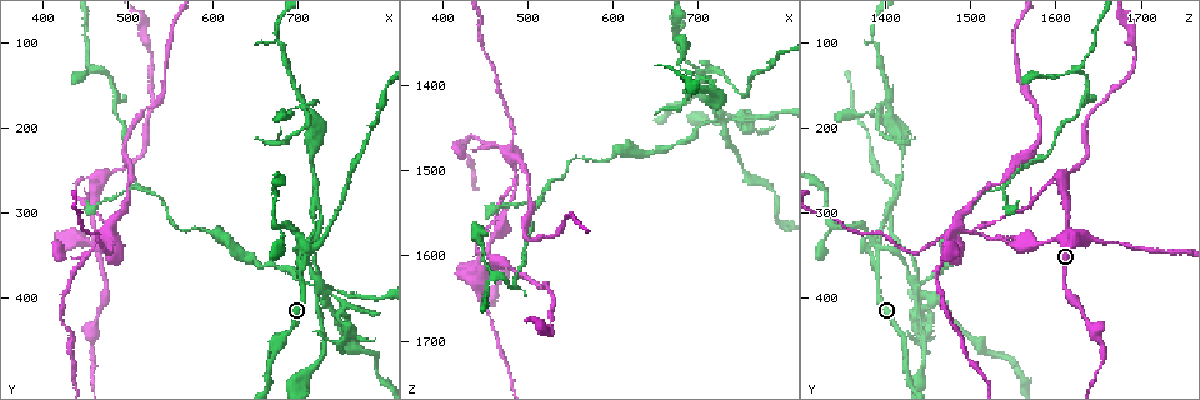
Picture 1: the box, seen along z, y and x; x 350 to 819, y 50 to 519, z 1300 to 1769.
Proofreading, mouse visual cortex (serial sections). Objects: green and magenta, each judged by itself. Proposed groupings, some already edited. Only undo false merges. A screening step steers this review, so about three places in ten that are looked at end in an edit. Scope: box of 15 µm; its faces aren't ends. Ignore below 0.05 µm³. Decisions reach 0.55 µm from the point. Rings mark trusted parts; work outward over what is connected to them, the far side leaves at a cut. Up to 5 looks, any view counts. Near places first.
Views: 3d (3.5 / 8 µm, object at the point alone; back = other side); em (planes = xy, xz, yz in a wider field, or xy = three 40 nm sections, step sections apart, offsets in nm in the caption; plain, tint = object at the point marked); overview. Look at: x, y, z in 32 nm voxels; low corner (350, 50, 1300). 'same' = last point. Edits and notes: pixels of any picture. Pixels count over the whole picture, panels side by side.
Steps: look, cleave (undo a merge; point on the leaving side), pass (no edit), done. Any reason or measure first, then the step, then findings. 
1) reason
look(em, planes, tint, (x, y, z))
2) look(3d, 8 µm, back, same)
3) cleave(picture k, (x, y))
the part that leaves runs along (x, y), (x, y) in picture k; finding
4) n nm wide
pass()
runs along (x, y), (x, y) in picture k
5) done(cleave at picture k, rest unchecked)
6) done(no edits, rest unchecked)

four arms meet
look(3d, 3.5 µm, (700, 340, 1395))

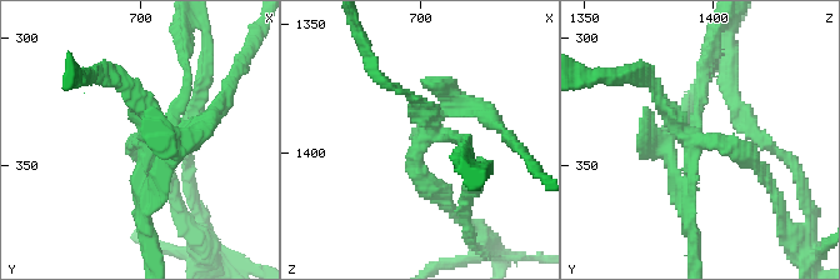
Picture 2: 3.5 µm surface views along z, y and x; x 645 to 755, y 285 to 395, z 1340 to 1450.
4 arms; arms of 100, 150, 200, 250 nm
look(em, xy, step 1, tint, (701, 343, 1393))

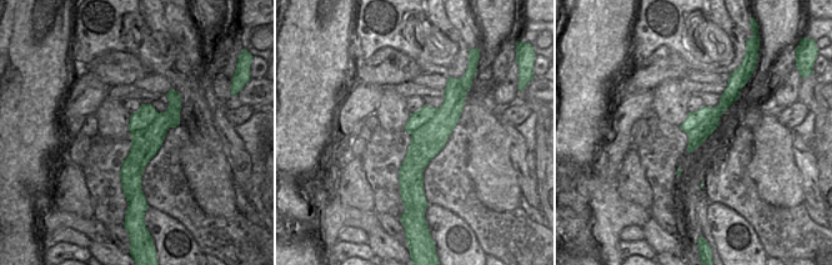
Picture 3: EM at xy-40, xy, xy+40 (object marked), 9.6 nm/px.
cleave(picture 2, (419, 153))
the part that leaves runs along (424, 131), (416, 176), (448, 205) in picture 2; a second cell is stuck on

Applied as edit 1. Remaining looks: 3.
abrupt turn
look(3d, 8 µm, (460, 265, 1610))

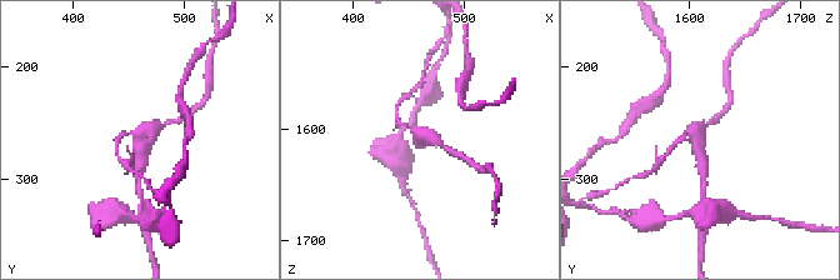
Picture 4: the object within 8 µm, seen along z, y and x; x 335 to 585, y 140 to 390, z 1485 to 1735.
shape alone is not enough
look(em, xy, step 1, tint, (462, 266, 1610))

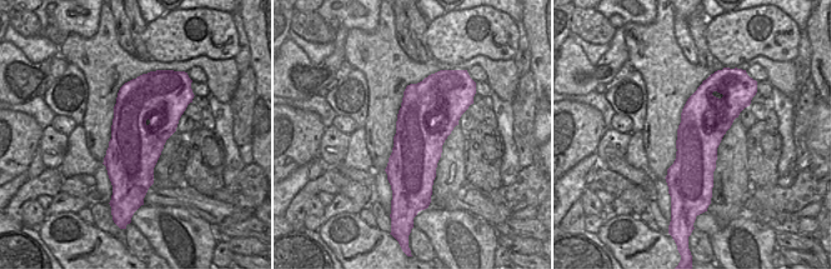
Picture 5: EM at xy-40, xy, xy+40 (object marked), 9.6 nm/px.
arms of 150, 250, 300 nm
pass()
runs along (138, 179), (141, 135), (118, 138) in picture 4; one cell here

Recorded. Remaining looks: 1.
done(cleave at picture 2, rest unchecked)

